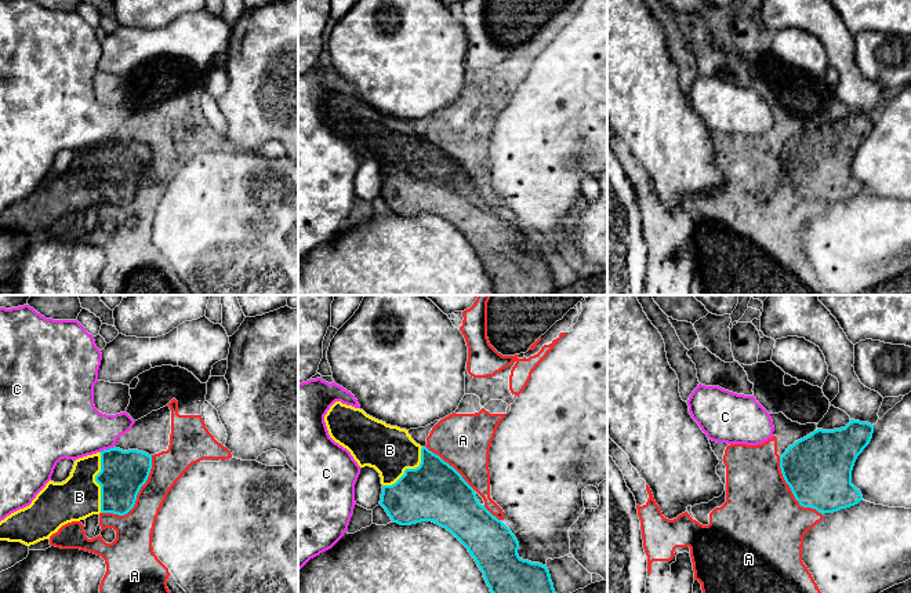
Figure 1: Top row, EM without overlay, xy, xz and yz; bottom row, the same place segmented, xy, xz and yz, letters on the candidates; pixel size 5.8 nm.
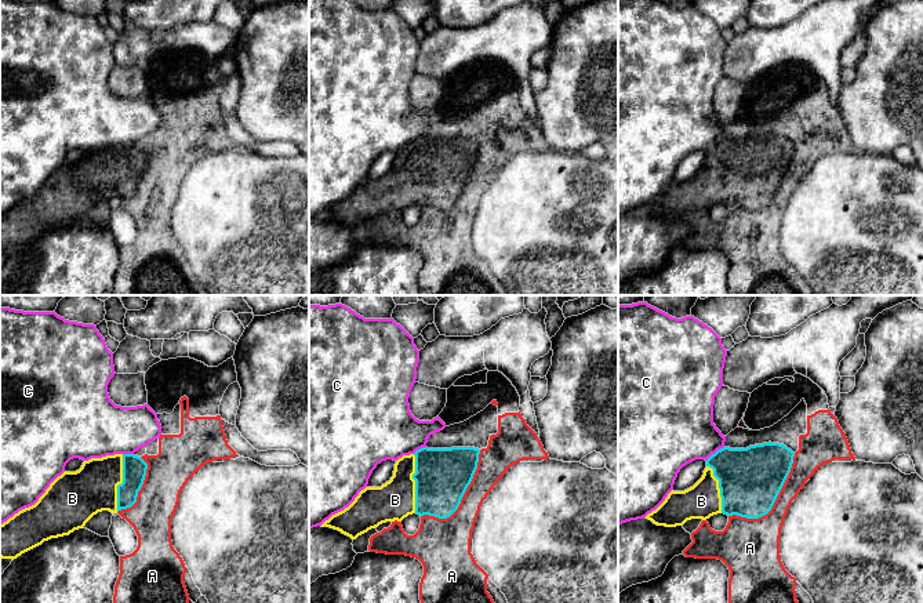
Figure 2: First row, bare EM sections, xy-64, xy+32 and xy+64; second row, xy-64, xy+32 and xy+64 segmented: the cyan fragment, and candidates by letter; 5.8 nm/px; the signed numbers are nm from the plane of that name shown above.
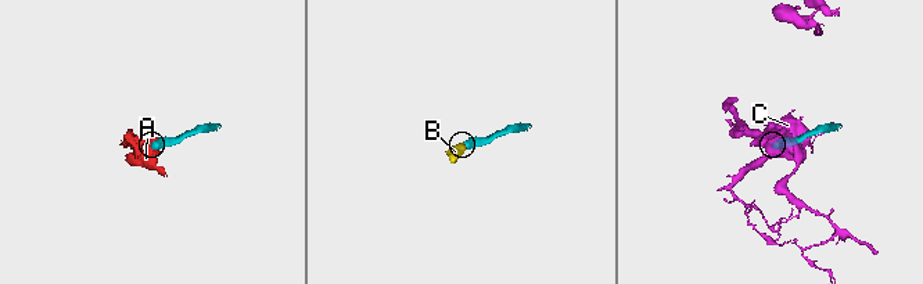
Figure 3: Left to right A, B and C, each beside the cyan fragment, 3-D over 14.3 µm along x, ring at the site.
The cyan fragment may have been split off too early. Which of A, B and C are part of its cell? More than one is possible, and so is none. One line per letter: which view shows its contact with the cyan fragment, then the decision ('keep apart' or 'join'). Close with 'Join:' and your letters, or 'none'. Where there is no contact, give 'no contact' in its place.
A: xy | keep apart
B: xy | join
C: xy | keep apart
Join: B

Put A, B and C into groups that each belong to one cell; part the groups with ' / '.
A / B / C

